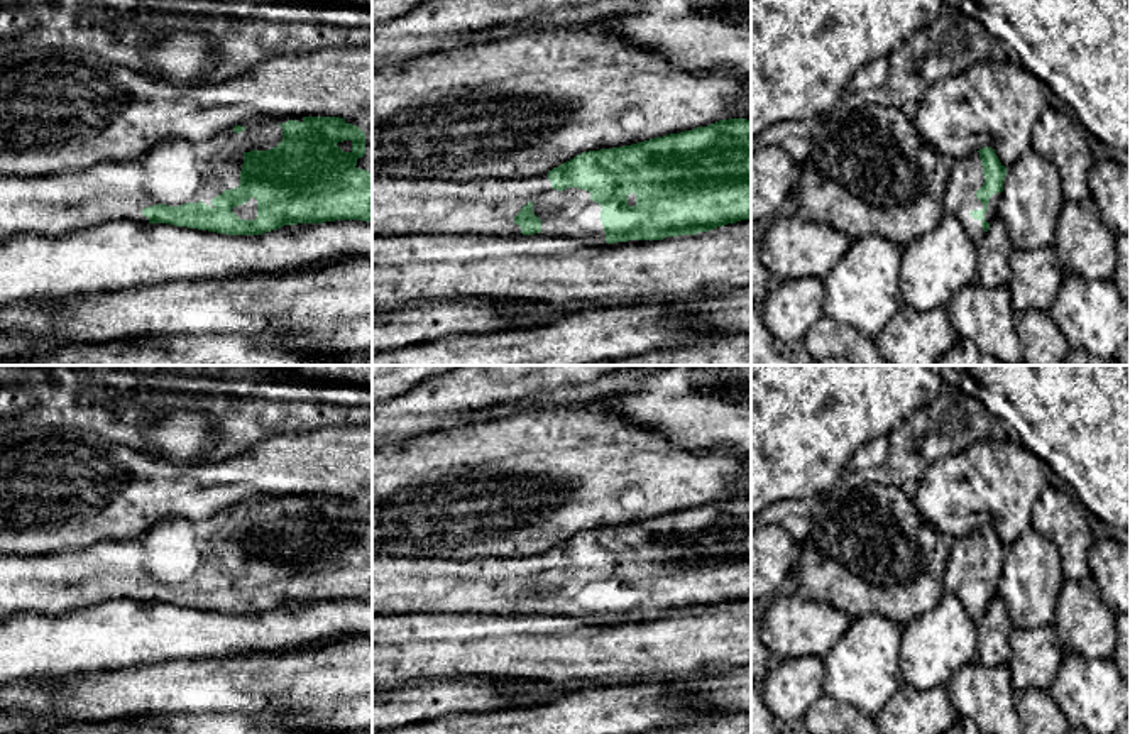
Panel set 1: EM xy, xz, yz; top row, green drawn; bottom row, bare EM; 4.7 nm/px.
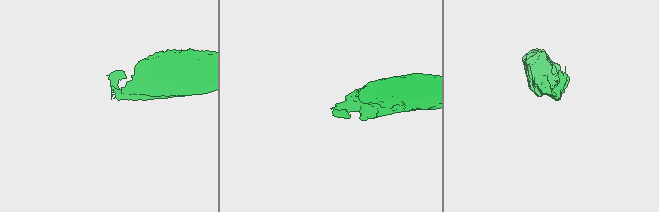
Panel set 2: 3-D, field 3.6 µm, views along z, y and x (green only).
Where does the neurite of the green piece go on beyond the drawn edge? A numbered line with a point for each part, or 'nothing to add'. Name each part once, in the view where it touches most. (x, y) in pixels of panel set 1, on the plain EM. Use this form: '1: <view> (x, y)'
1: xy (176, 550)
2: yz (965, 557)

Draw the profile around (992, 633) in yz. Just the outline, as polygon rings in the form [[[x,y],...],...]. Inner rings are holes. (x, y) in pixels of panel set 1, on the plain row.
[[[996,594],[976,626],[976,661],[986,666],[1007,665],[1010,658],[1008,636],[1013,627],[1007,604]]]

